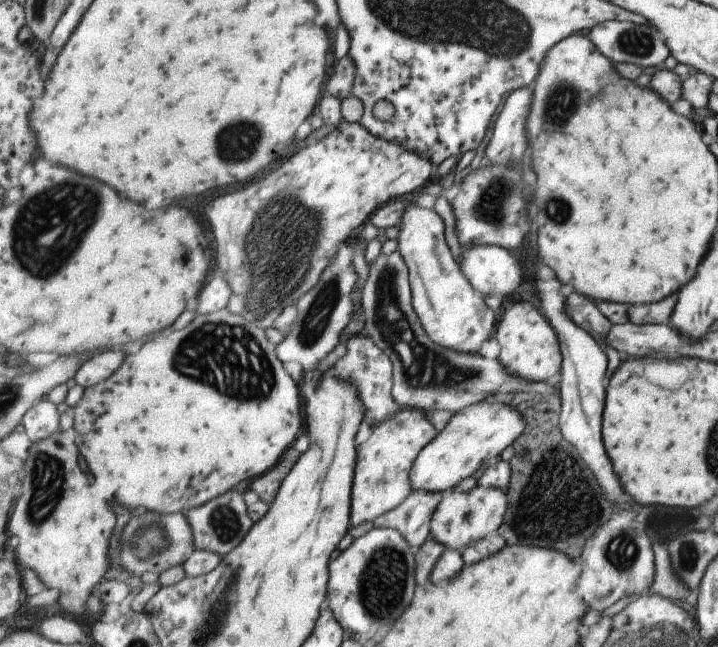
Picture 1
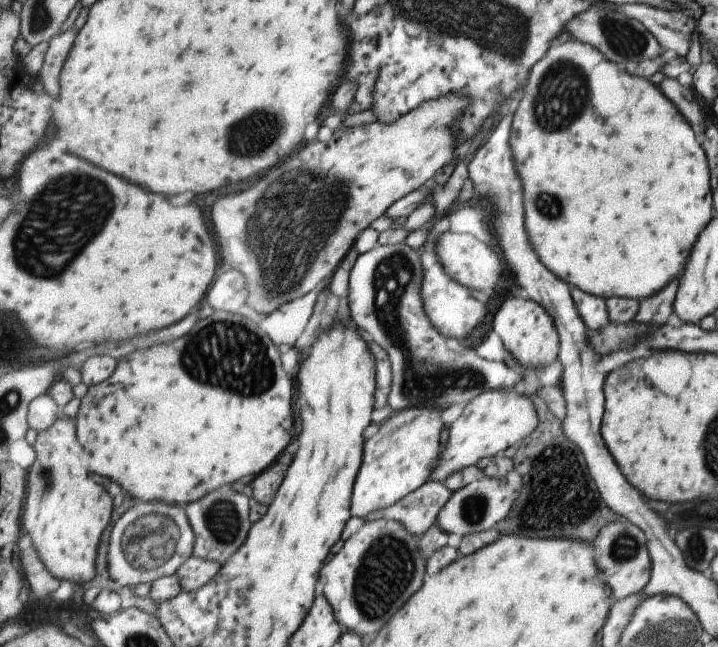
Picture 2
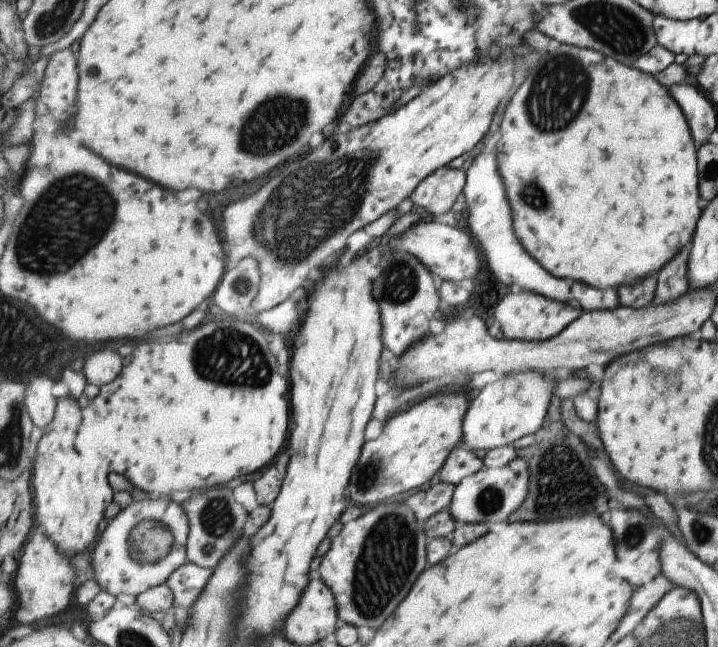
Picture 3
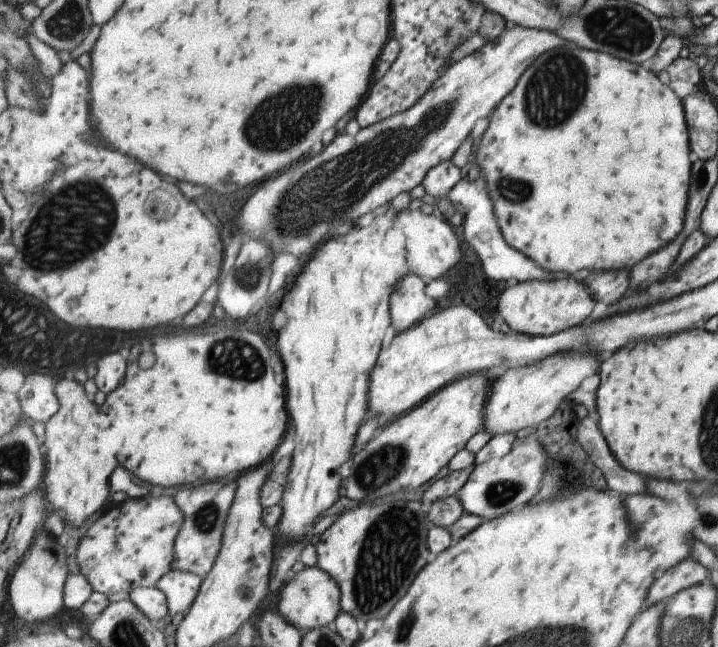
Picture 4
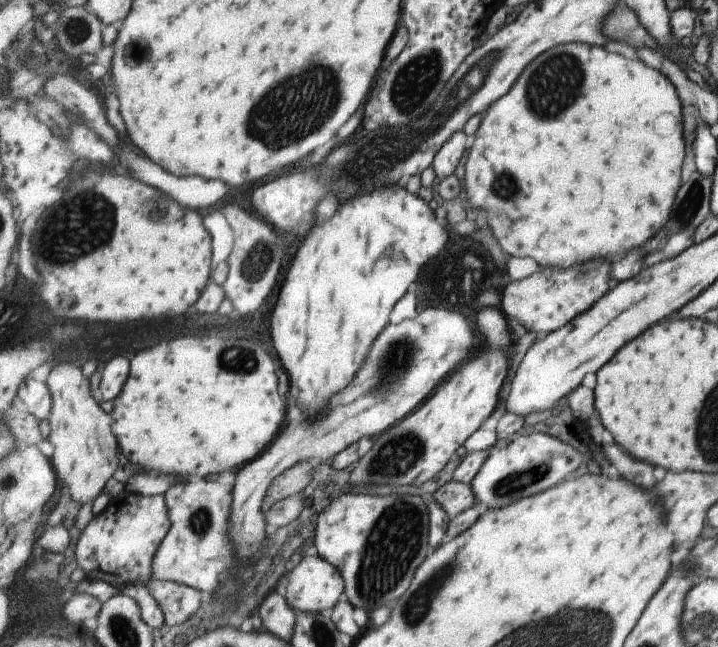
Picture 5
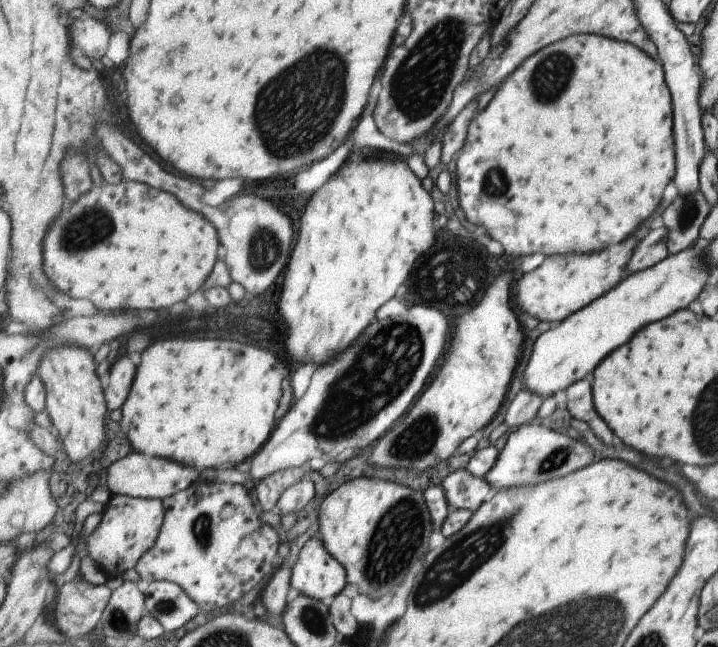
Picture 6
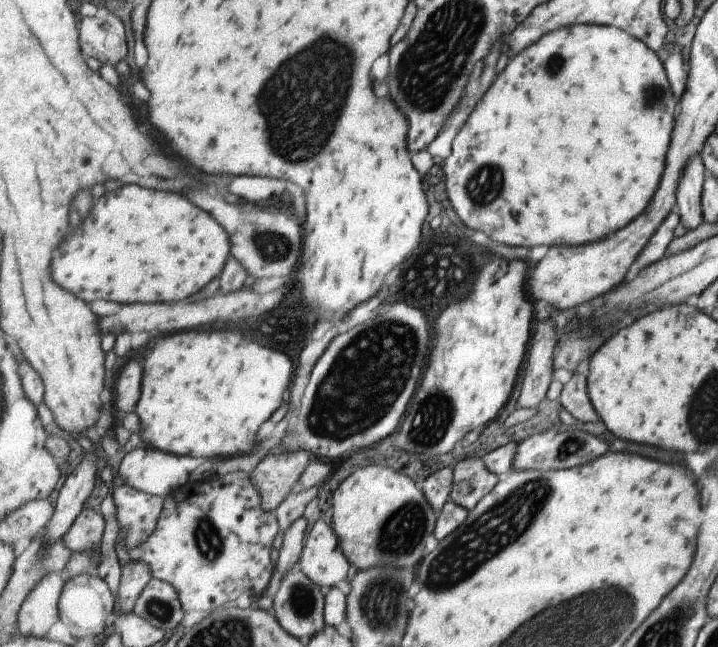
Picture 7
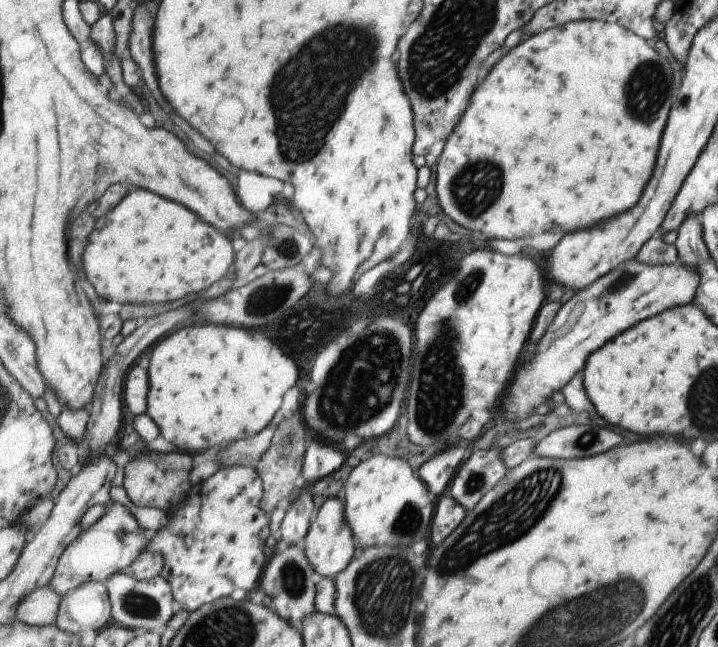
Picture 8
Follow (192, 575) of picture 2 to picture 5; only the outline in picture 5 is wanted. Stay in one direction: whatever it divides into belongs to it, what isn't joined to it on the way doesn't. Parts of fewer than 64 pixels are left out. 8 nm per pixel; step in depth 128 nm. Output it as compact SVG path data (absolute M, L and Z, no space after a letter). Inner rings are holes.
M152 580L147 585L153 598L159 602L169 626L187 622L199 610L205 598L196 588L172 580Z

